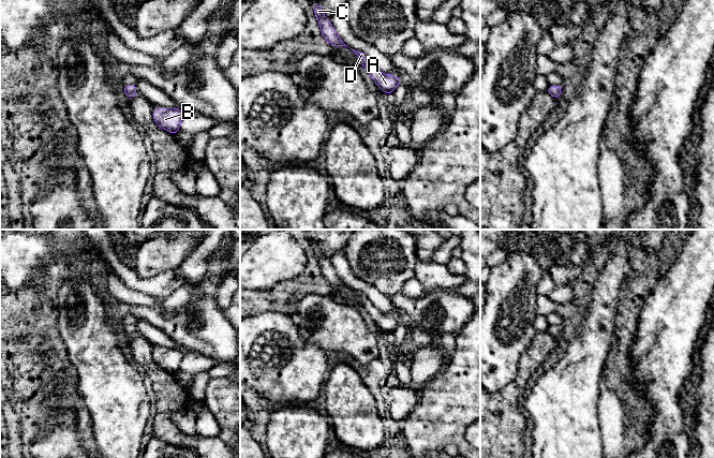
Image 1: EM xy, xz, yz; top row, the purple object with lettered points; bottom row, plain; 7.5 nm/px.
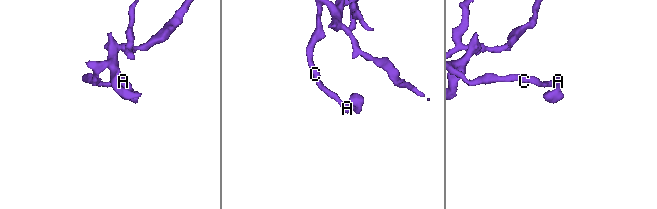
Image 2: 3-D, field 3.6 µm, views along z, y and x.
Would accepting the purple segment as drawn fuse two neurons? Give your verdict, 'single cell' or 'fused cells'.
single cell

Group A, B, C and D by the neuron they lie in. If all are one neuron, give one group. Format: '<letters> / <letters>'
A B C D

